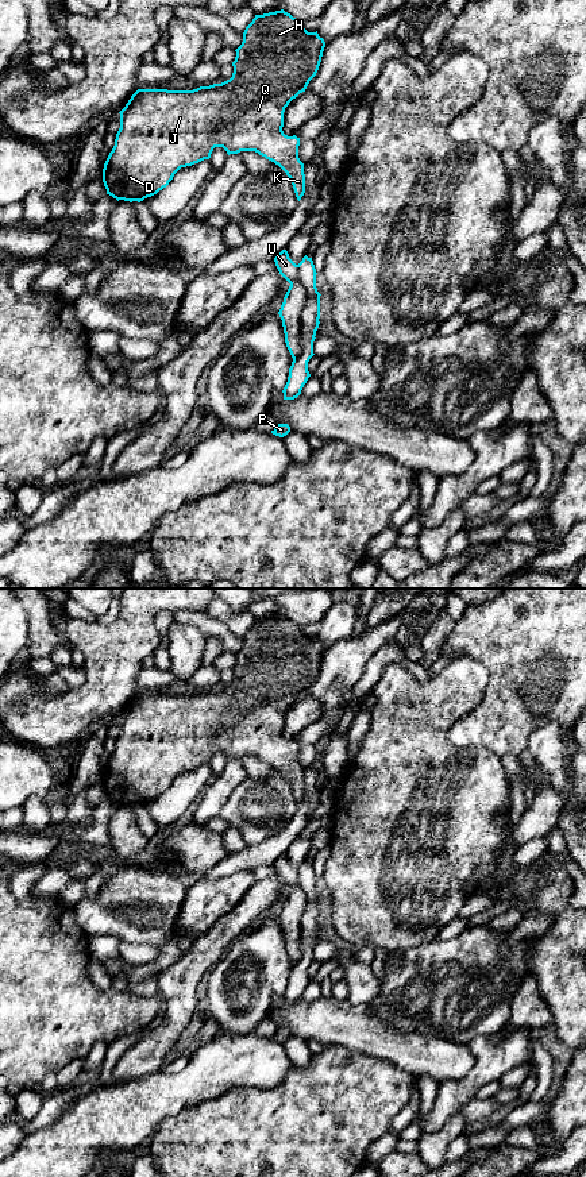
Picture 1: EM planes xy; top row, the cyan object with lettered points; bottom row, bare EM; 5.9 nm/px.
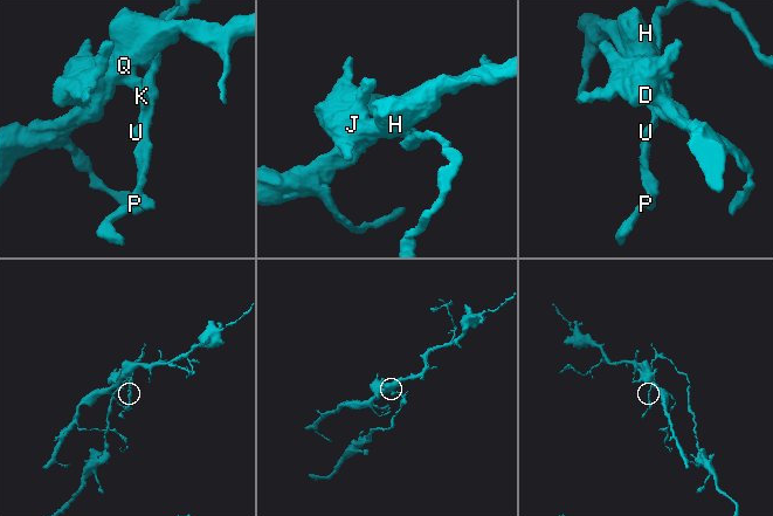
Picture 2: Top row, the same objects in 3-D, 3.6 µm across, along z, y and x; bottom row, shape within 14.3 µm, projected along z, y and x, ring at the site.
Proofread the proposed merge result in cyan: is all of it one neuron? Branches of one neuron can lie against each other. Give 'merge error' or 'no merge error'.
merge error

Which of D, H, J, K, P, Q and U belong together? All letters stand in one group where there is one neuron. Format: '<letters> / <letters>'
D H J K Q U / P

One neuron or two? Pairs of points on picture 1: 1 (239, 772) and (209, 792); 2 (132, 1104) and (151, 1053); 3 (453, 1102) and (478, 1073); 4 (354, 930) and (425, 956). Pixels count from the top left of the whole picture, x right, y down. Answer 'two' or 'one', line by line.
1: one
2: two
3: one
4: two

